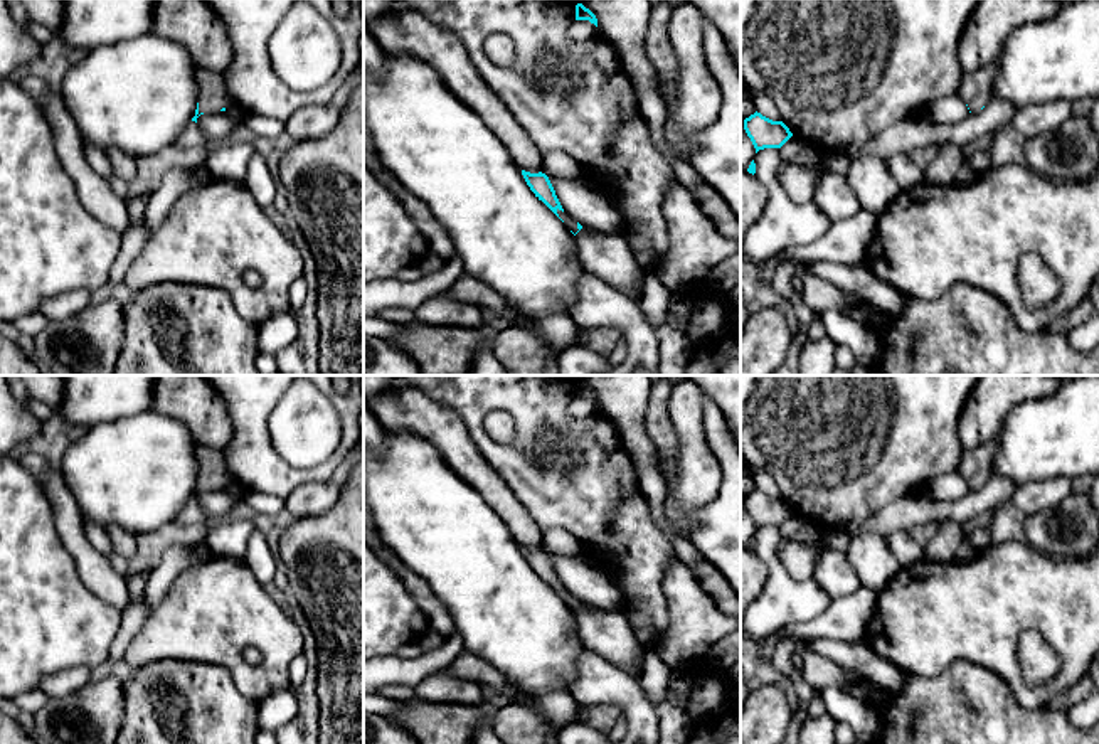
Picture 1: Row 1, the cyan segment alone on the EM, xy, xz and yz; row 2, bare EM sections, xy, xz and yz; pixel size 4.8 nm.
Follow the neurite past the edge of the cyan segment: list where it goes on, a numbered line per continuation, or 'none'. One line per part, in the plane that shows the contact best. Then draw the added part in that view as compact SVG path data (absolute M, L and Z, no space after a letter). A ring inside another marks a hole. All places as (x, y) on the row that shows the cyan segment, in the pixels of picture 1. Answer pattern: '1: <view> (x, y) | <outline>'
1: xy (212, 93) | M205 69L197 71L197 88L199 114L219 113L222 108L234 104L234 99L226 86L224 72Z

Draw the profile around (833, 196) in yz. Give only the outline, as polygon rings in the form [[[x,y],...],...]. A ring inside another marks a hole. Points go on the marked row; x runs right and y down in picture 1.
[[[828,173],[818,180],[811,204],[816,205],[831,222],[850,219],[862,210],[862,205],[847,175]]]

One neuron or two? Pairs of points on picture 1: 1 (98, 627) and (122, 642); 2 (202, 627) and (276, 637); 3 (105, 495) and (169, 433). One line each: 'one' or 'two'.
1: two
2: one
3: one

